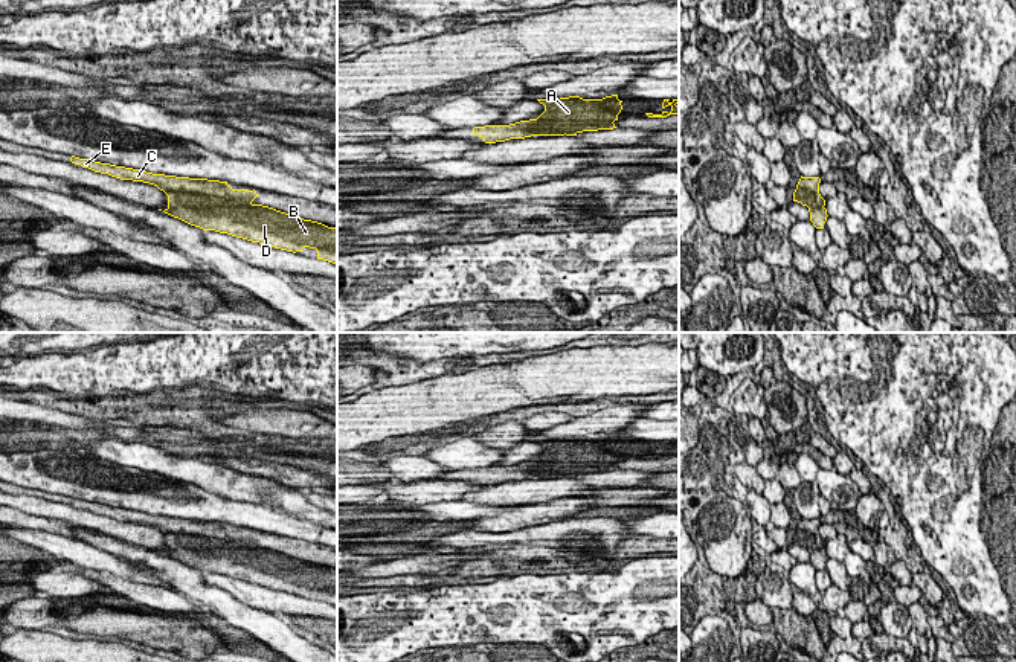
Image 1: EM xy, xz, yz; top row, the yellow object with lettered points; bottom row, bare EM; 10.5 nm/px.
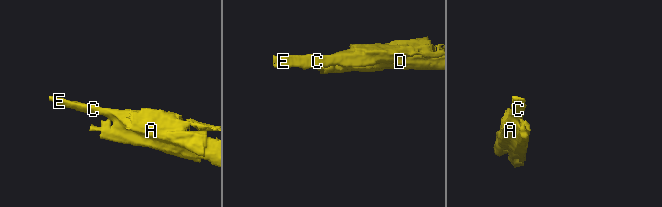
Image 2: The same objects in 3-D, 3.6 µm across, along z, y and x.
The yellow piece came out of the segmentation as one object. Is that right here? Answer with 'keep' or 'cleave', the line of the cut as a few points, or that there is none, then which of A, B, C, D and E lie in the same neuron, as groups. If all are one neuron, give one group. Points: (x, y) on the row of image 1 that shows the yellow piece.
cleave; cut xy (168, 194), (246, 223), (292, 215); groups A C E / B D

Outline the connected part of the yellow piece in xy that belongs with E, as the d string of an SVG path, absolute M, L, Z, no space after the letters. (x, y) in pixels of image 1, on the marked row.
M75 156L70 157L70 162L121 180L154 185L166 195L175 192L185 207L209 209L215 215L235 212L236 221L246 224L253 215L267 217L270 223L285 223L291 217L268 206L253 204L252 201L258 197L255 189L233 189L227 182L153 174Z

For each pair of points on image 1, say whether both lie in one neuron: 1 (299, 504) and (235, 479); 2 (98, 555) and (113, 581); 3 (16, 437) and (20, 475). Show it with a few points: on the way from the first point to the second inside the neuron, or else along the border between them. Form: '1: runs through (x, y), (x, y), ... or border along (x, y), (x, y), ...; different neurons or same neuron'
1: runs through (284, 498), (266, 490), (250, 488); same neuron
2: border along (84, 568), (107, 571), (144, 583); different neurons
3: border along (52, 449), (16, 452); different neurons

